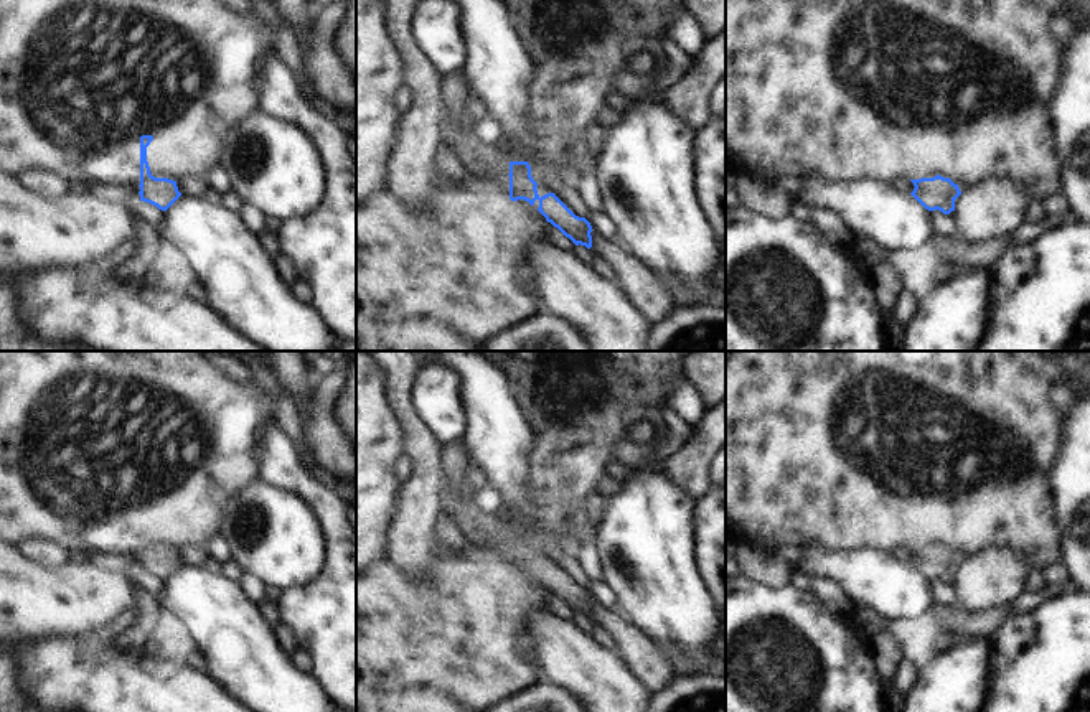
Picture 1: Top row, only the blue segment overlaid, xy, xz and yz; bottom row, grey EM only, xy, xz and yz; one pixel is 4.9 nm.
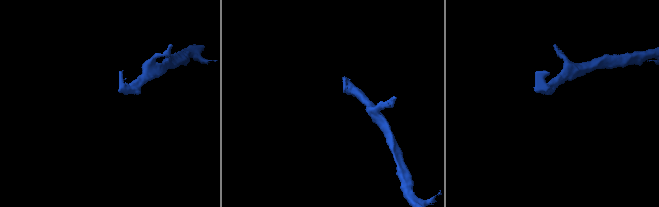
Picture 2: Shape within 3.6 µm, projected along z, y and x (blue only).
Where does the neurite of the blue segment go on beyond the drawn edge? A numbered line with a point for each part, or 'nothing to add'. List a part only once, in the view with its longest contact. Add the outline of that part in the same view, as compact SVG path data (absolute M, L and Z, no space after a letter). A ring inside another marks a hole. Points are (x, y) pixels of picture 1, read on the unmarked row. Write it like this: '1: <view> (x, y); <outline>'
1: xz (479, 528); M442 476L437 494L440 509L457 524L470 546L508 546L510 527L500 514L486 514L475 508L472 499L463 499L450 481Z

